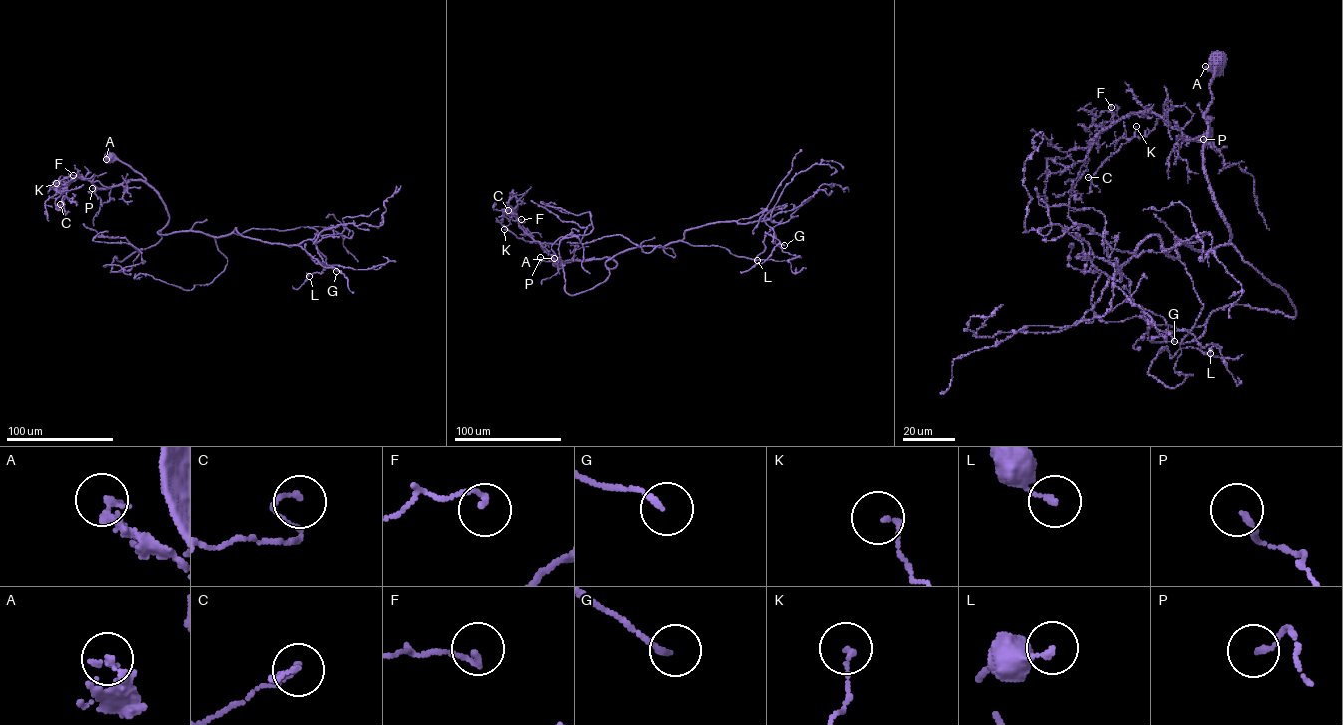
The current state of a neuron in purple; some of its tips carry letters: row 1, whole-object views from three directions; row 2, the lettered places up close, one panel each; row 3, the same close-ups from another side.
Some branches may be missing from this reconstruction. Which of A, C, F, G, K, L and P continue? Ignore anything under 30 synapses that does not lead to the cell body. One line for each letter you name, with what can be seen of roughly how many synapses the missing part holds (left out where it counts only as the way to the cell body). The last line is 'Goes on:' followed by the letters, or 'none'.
Goes on: none

